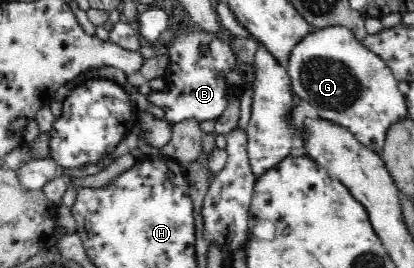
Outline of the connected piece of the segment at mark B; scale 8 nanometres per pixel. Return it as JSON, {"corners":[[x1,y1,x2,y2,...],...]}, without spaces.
{"corners":[[198,26,191,31,183,30,183,35,171,43,168,55,171,58,171,63,167,66,163,77,166,82,173,86,173,89,167,91,159,91,150,89,146,95,146,100,149,102,149,107,154,110,162,110,164,119,172,124,186,120,187,118,216,121,222,116,222,112,226,108,226,102,236,92,241,93,245,86,240,84,238,88,229,84,226,79,222,78,224,72,232,70,234,66,234,50,227,43,224,43,214,34,200,29]]}

